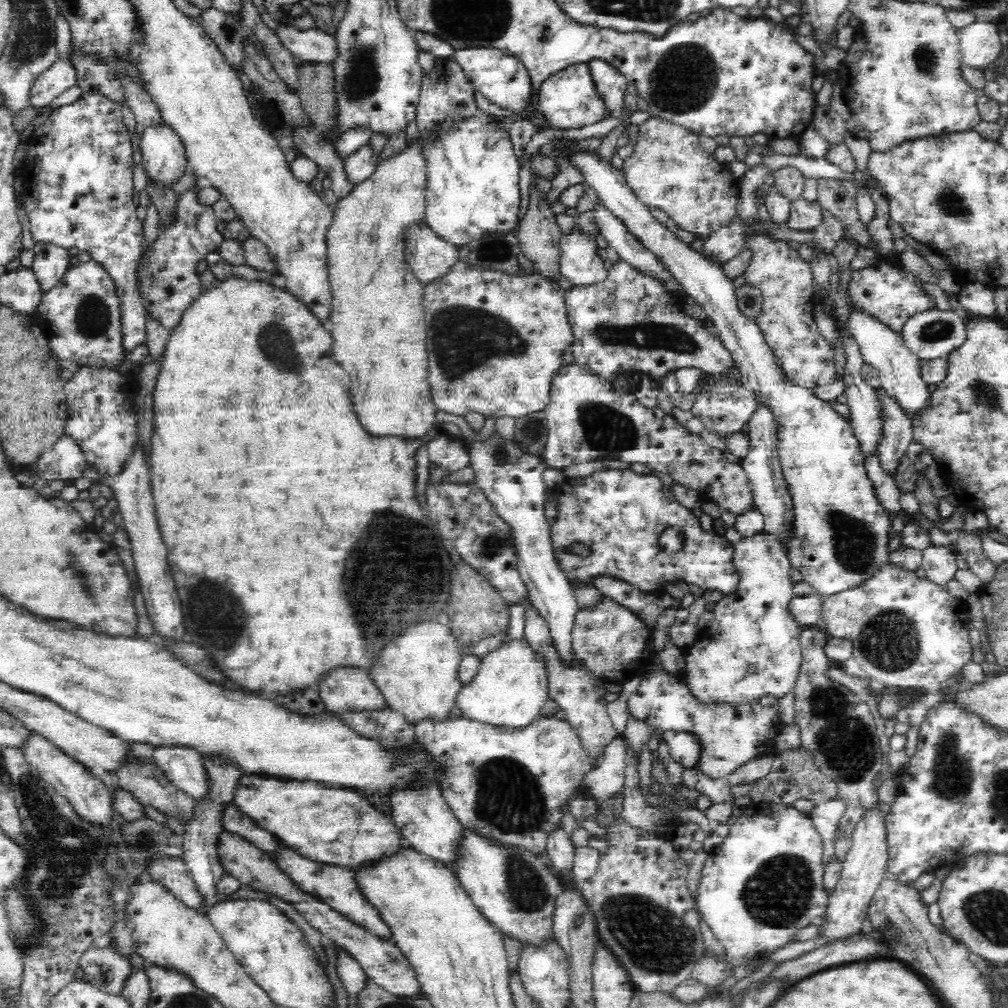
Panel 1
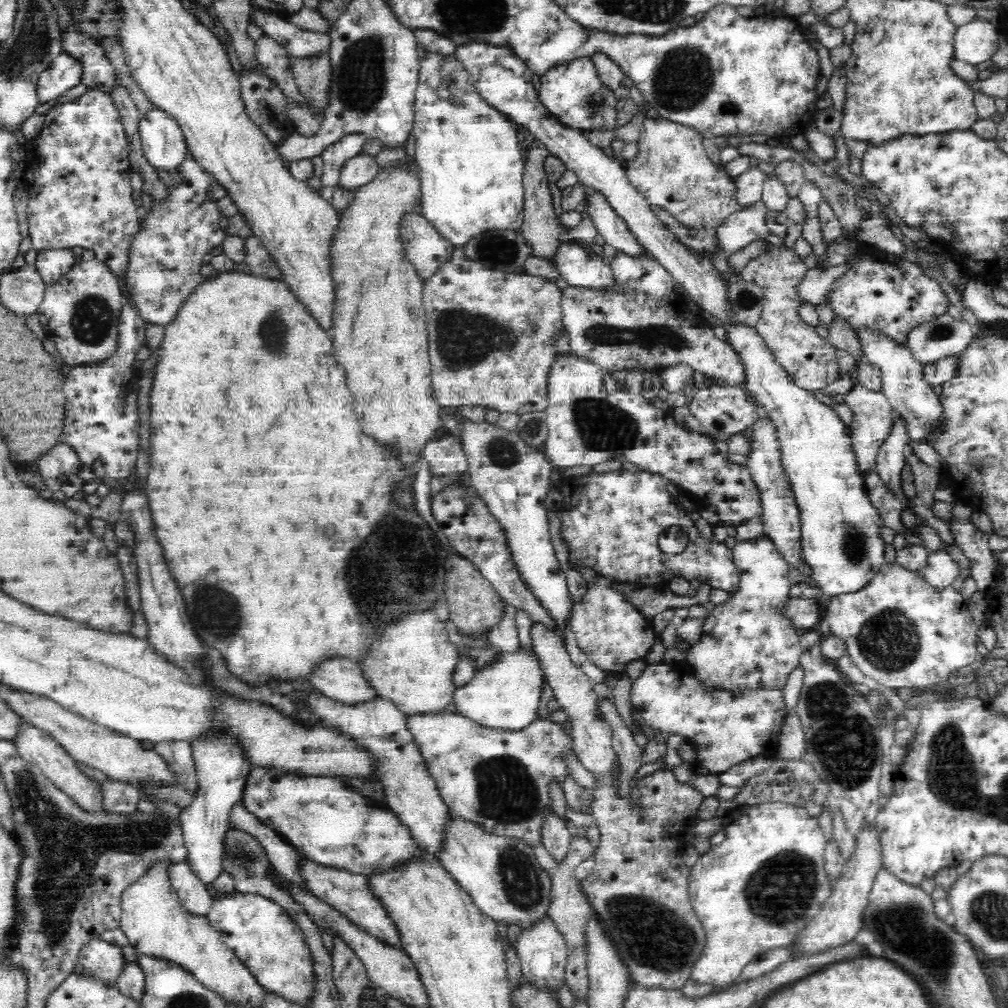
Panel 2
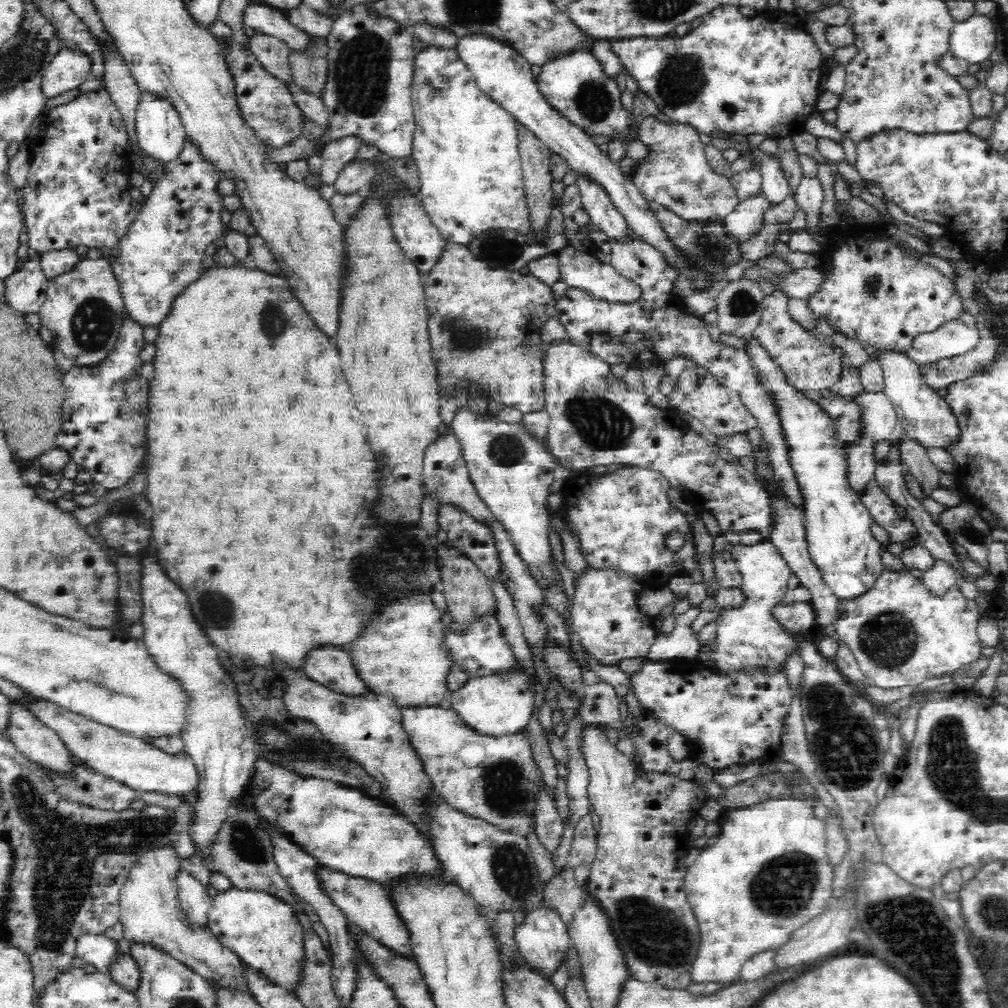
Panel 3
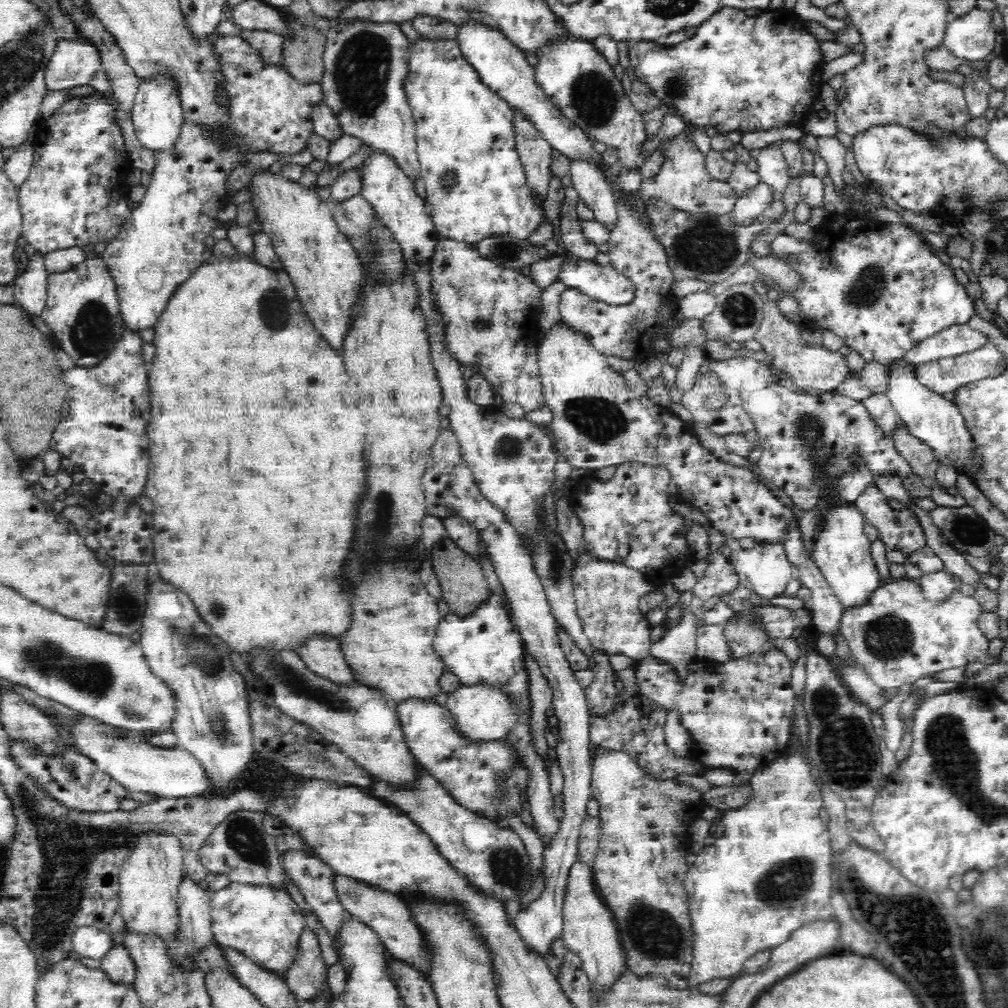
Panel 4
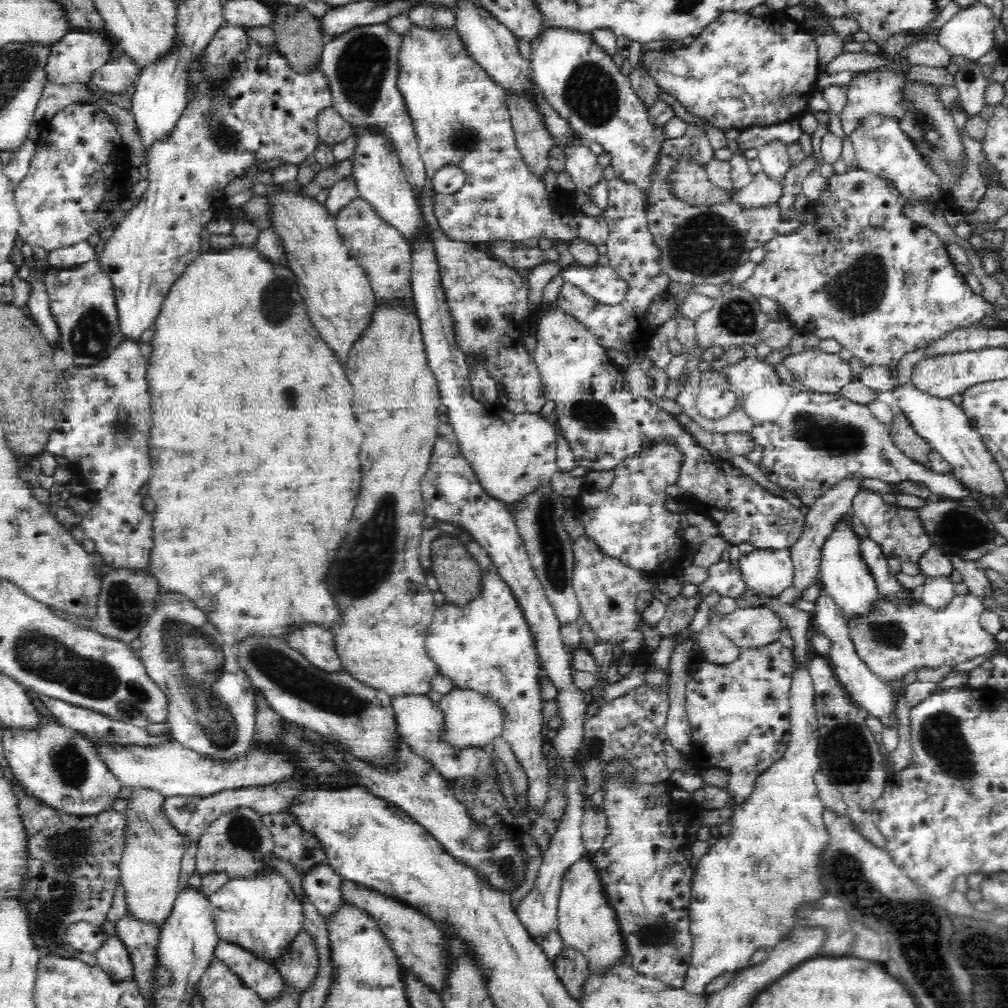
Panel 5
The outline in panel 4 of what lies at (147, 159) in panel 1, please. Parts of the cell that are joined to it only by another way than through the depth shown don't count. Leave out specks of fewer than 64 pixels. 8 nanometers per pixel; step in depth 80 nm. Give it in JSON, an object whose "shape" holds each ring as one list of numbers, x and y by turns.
{"shape":[[158,73,139,80,138,92,130,111,136,136,146,148,158,152,158,149,169,149,174,144,184,119,184,109,180,100,181,83,172,73]]}

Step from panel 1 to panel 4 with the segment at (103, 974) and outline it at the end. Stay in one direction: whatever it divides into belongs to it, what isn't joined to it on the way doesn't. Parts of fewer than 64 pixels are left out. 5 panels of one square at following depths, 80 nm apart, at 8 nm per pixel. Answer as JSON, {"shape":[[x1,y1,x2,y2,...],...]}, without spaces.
{"shape":[[78,925,71,934,72,950,83,957,100,960,102,955,113,945,113,941,107,930,94,926]]}

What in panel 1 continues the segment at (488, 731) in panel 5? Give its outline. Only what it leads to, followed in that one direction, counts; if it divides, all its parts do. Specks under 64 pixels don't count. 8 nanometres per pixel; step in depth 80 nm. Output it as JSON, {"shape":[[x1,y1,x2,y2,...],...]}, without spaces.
{"shape":[[524,638,504,644,496,652,482,656,476,676,459,690,455,705,462,716,495,727,524,728,541,717,540,710,549,698,547,672]]}

